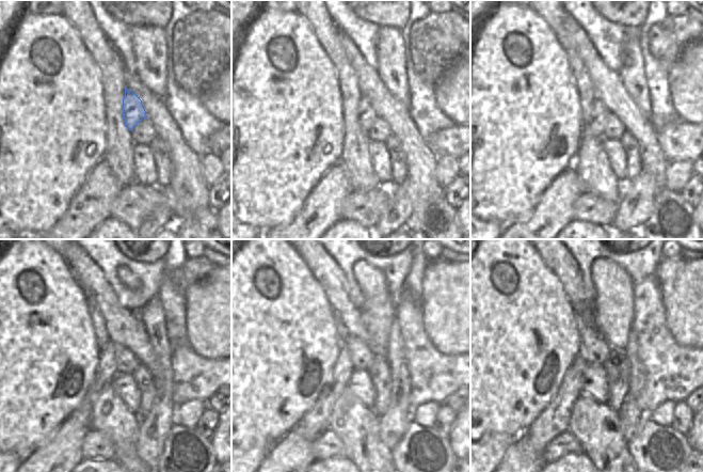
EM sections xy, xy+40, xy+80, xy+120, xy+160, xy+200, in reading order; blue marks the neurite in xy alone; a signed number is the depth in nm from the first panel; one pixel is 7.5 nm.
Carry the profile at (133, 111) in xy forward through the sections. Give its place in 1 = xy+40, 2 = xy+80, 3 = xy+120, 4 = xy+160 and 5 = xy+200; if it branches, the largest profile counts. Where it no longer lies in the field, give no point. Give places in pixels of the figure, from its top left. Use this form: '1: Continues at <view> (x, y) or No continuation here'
1: Continues at xy+40 (367, 115)
2: Continues at xy+80 (600, 113)
3: Continues at xy+120 (107, 367)
4: Continues at xy+160 (315, 422)
5: Continues at xy+200 (554, 421)

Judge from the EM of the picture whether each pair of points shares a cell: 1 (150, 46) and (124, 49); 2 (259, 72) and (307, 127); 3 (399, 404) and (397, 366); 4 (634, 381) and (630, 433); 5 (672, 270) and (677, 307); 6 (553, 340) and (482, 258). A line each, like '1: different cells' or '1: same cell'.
1: different cells
2: same cell
3: same cell
4: same cell
5: same cell
6: same cell

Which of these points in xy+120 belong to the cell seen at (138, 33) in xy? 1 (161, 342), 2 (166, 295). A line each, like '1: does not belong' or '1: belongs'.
1: belongs
2: does not belong

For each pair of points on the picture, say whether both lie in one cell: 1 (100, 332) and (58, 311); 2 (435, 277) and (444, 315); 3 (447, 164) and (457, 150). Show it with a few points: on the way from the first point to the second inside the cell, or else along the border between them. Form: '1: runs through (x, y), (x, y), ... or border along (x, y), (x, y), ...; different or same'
1: border along (89, 305), (96, 345), (99, 350); different
2: runs through (444, 286), (444, 305); same
3: border along (438, 154), (449, 154), (457, 159); different

